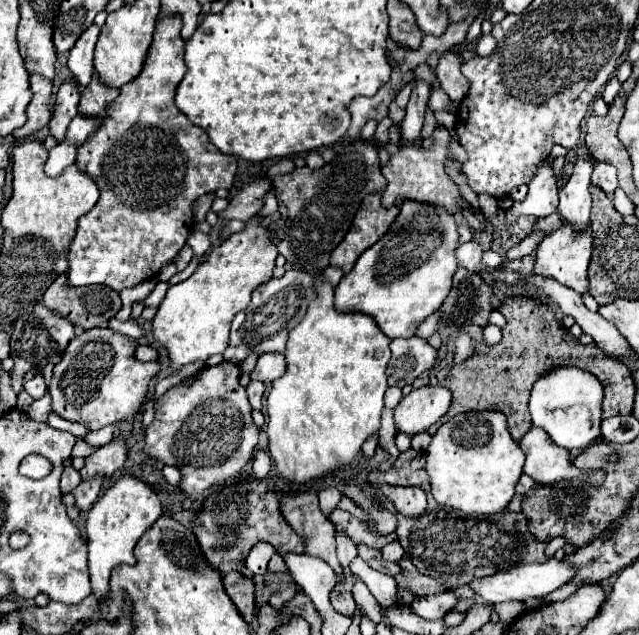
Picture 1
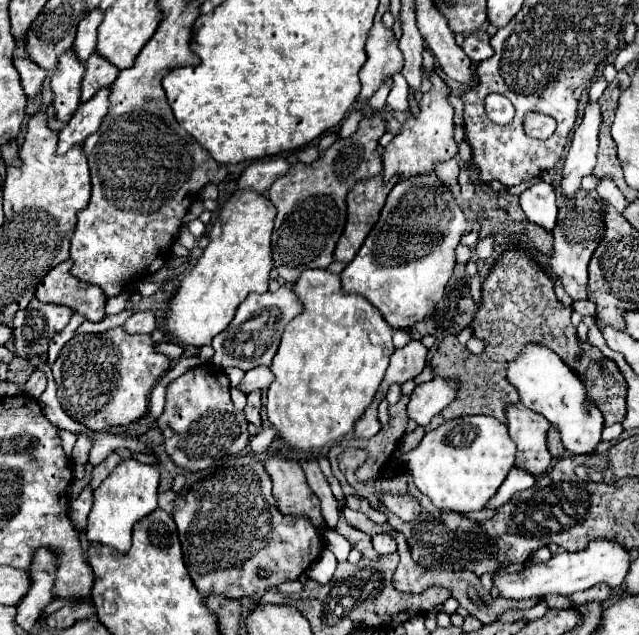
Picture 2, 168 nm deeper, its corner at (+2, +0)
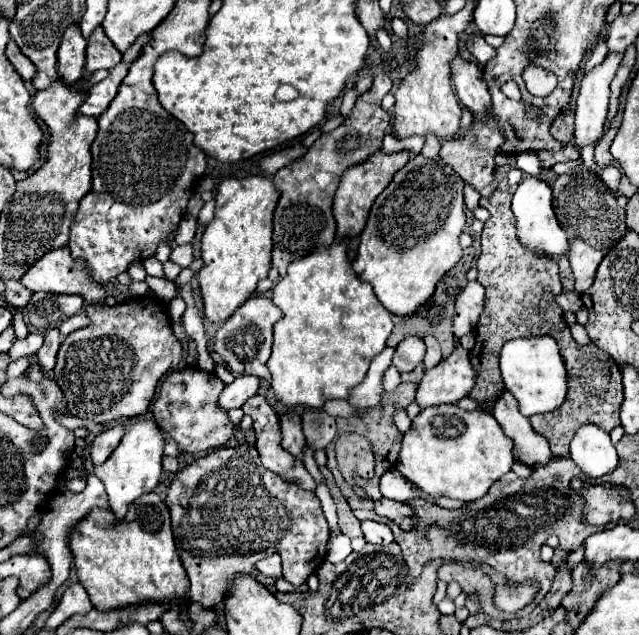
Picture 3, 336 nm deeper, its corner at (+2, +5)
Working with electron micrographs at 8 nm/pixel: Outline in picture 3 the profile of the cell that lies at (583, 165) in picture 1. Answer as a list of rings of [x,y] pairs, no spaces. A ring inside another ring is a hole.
[[[608,52],[602,64],[594,66],[580,82],[576,98],[576,128],[574,138],[578,148],[596,142],[604,130],[604,116],[608,110],[610,82],[622,62],[622,52]]]

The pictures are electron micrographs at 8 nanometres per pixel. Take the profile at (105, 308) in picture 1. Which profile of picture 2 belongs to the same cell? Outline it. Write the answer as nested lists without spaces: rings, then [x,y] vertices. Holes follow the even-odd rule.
[[[68,259],[52,269],[52,273],[48,273],[48,277],[44,277],[44,281],[36,287],[36,299],[42,303],[70,307],[74,313],[84,315],[92,323],[102,321],[106,317],[104,305],[108,297],[100,287],[72,277],[70,265],[72,261]]]

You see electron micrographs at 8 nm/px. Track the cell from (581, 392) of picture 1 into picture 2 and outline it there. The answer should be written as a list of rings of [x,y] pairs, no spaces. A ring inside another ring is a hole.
[[[540,345],[524,347],[518,359],[510,365],[508,379],[518,389],[522,403],[534,413],[544,415],[560,431],[560,439],[566,451],[570,451],[572,455],[582,455],[596,449],[604,427],[602,413],[590,401],[582,379],[576,377],[576,373],[556,353]]]

